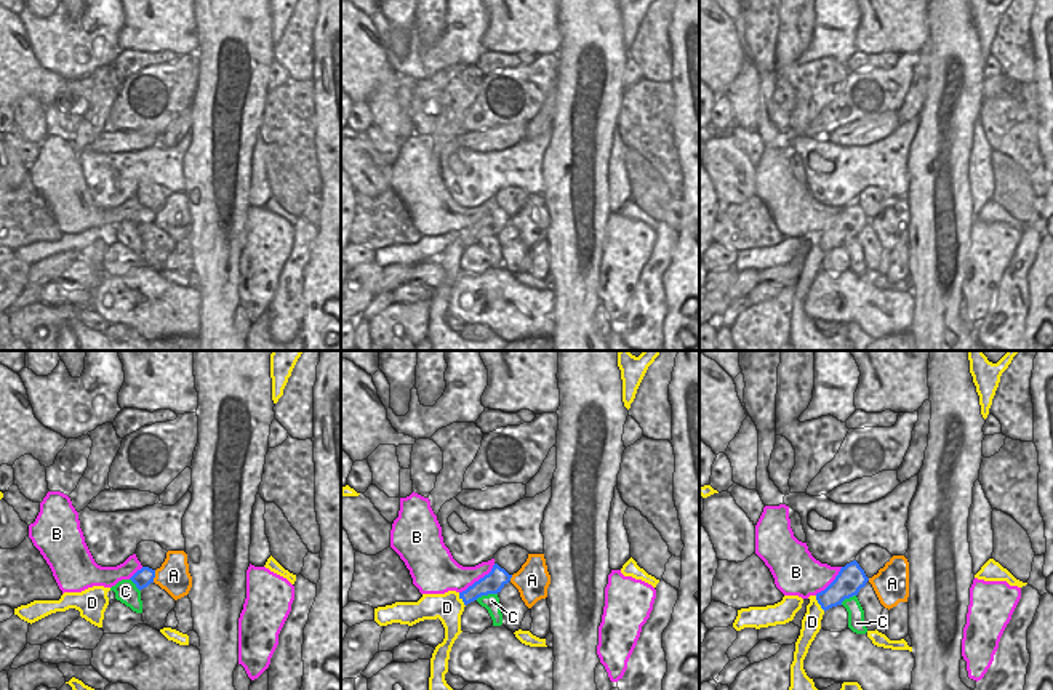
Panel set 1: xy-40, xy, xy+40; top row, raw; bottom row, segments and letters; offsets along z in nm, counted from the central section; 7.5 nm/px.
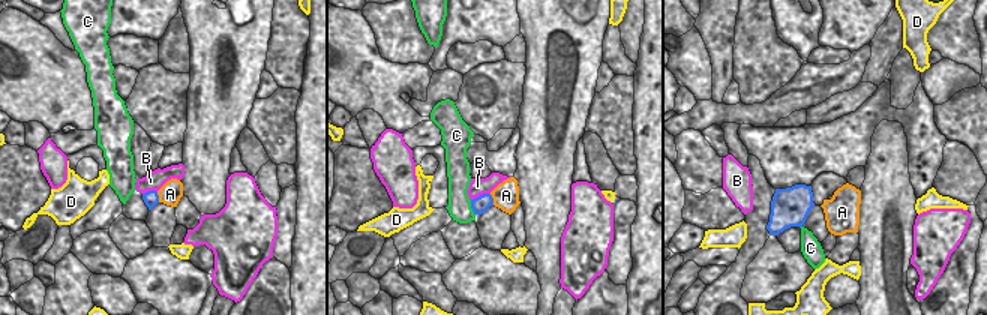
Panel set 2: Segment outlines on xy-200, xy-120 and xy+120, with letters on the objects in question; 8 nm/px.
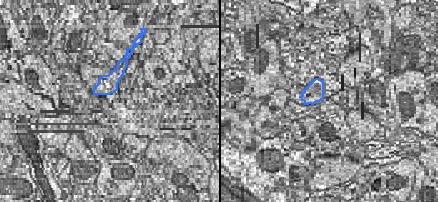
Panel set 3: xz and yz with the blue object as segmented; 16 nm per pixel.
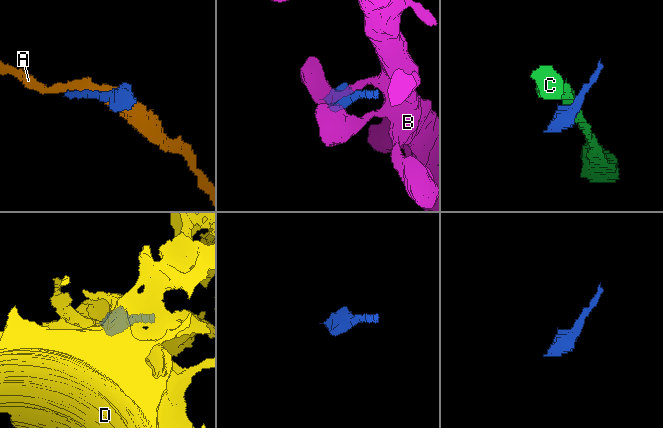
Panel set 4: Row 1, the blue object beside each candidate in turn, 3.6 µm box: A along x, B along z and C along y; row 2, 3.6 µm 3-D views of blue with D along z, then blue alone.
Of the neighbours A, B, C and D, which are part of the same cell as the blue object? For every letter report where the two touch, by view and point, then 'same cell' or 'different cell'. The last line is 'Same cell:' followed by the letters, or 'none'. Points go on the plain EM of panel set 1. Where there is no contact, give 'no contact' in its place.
A: meets blue in xy-40 at (154, 218); different cell
B: meets blue in xy at (479, 221); different cell
C: meets blue in xy at (485, 236); different cell
D: meets blue in xy+40 at (818, 244); different cell
Same cell: none

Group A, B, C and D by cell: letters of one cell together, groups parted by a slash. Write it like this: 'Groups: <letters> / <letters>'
Groups: A / B / C / D.

